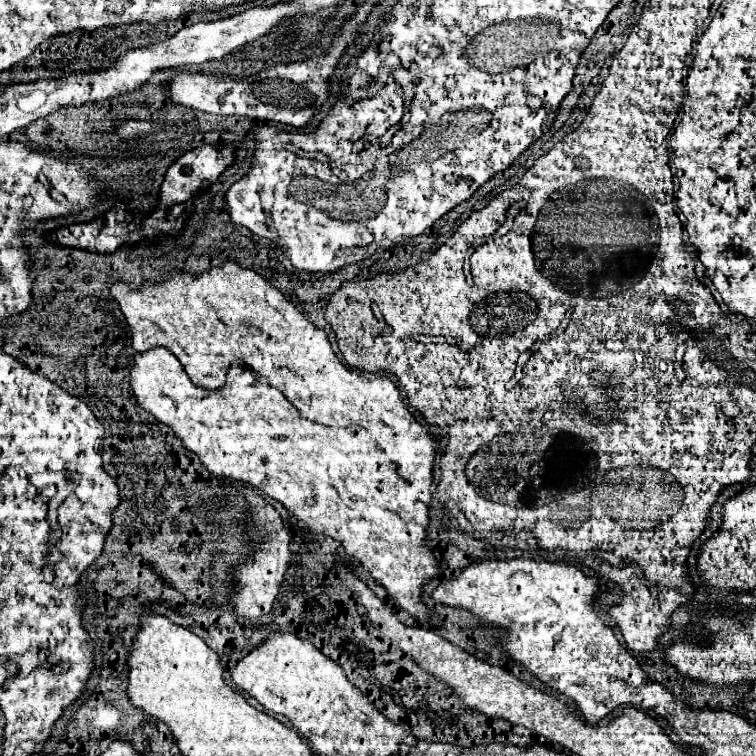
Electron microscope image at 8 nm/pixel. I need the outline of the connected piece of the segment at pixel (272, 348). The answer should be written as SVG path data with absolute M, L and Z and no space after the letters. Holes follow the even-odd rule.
M229 260L223 266L213 266L203 274L179 272L165 282L143 282L141 286L133 288L127 282L117 282L111 286L111 296L119 302L121 312L129 324L133 336L135 352L145 352L155 346L169 348L179 362L183 364L185 372L189 374L191 382L215 390L221 388L225 370L231 362L239 362L245 368L251 368L261 386L271 386L281 390L283 396L305 416L307 420L331 426L331 428L353 428L361 426L371 432L371 438L381 448L379 460L381 464L397 464L397 474L415 486L415 492L427 504L427 488L429 488L429 507L435 487L433 484L433 458L437 452L437 444L433 442L431 434L413 418L409 408L405 408L399 390L389 378L375 378L375 376L361 376L347 370L339 358L335 356L327 334L321 328L315 328L277 288L273 288L265 278L261 278L255 270L243 268L237 262ZM205 340L215 340L215 348L205 348Z

